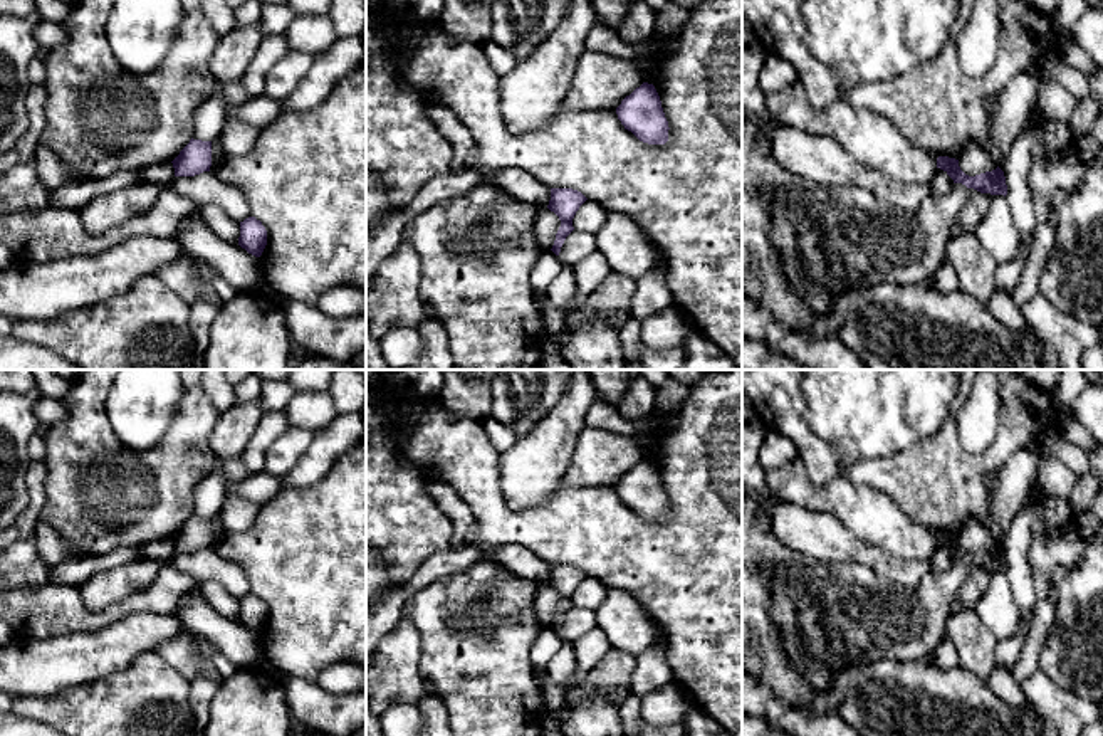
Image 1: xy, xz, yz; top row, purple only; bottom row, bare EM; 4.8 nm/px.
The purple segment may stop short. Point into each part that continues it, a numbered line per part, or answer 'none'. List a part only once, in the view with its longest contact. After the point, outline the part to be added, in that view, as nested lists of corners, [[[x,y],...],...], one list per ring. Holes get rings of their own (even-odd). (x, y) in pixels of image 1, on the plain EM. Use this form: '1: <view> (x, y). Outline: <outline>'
none

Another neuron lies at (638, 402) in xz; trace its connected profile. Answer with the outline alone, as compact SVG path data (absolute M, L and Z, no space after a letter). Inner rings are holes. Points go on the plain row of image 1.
M641 375L630 383L616 405L618 412L628 420L648 418L656 412L655 407L656 386Z

